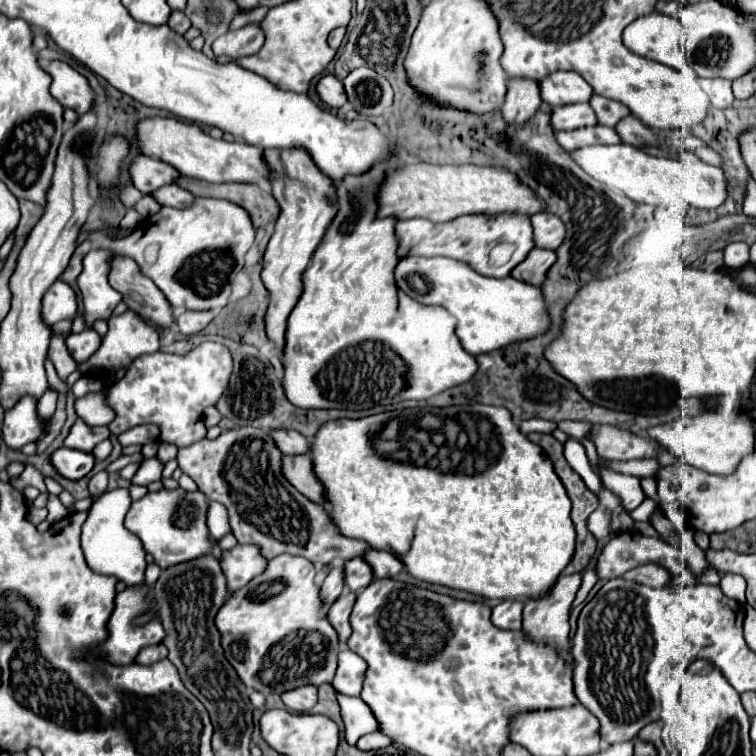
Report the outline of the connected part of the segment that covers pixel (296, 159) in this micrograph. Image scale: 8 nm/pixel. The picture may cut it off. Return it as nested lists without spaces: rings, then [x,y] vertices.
[[[264,150],[264,156],[274,176],[272,194],[282,210],[280,218],[276,220],[276,230],[266,246],[264,266],[260,274],[270,294],[264,324],[266,336],[282,354],[286,346],[286,322],[302,294],[302,272],[306,270],[312,252],[320,244],[326,228],[336,214],[336,208],[330,204],[330,200],[334,198],[334,182],[318,170],[306,150]]]

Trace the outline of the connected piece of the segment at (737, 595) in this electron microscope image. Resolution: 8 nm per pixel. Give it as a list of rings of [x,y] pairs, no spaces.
[[[724,574],[724,576],[722,576],[722,592],[724,592],[728,598],[734,598],[736,602],[746,604],[744,590],[746,590],[746,582],[744,582],[740,576],[736,576],[736,574]]]

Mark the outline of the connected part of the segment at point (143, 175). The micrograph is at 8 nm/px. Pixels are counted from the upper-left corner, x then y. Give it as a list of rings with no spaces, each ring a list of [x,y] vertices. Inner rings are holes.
[[[148,156],[134,158],[130,166],[130,176],[132,176],[132,184],[142,194],[152,194],[158,188],[172,184],[174,178],[180,178],[178,170],[172,170],[170,164],[162,160],[152,160]]]

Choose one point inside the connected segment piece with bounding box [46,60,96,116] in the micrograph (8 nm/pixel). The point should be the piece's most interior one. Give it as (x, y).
(70, 88)

